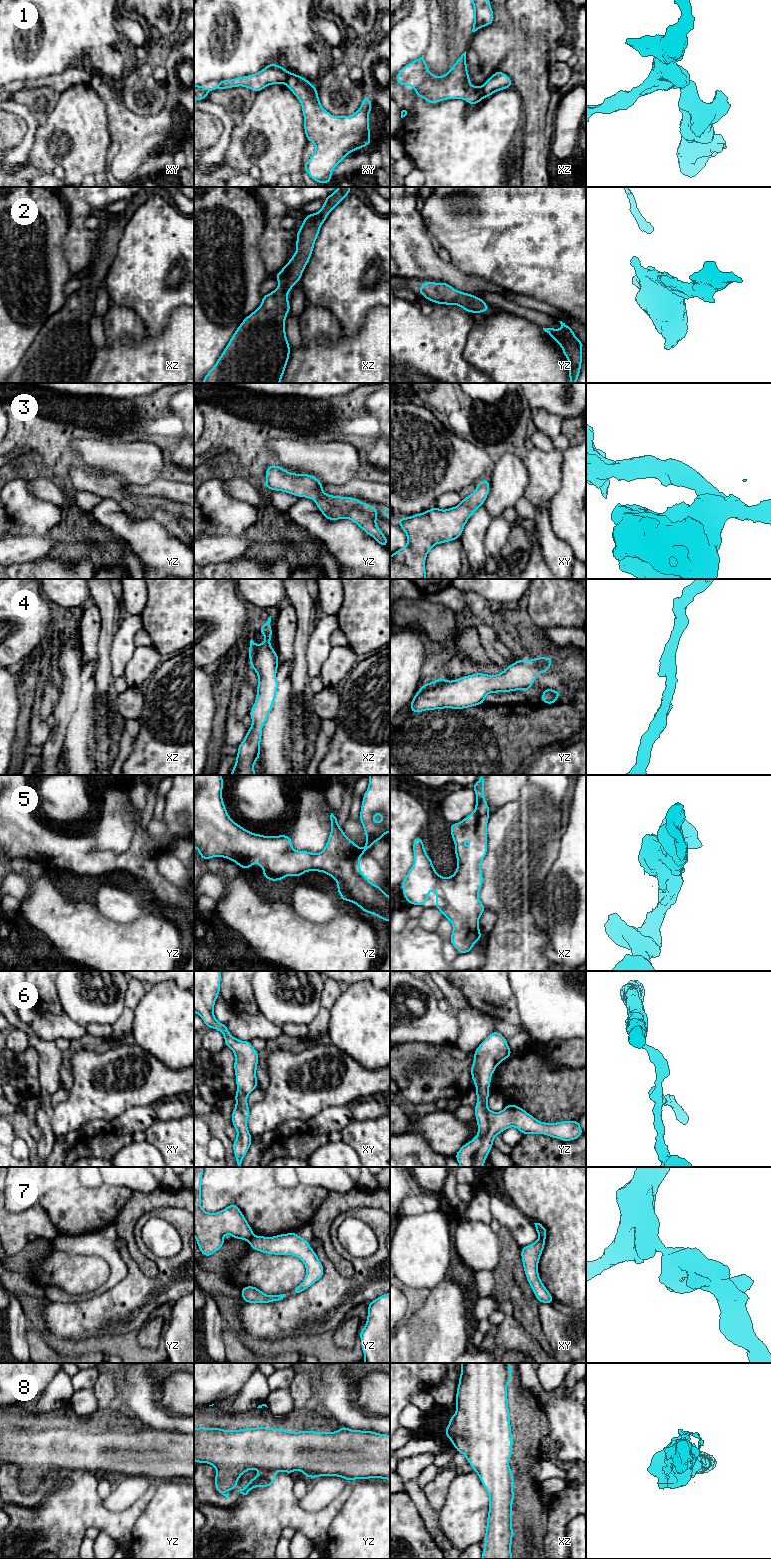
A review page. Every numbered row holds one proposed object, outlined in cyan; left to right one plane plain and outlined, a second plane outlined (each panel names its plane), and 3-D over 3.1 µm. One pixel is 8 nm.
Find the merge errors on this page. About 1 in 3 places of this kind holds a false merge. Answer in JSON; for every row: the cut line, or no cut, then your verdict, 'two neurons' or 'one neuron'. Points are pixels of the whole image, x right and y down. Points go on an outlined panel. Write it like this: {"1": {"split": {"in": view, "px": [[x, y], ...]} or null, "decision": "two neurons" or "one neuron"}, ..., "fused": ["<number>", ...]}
{"1": {"split": {"in": "xy", "px": [[288, 72], [288, 77], [284, 83]]}, "decision": "two neurons"}, "2": {"split": null, "decision": "one neuron"}, "3": {"split": null, "decision": "one neuron"}, "4": {"split": null, "decision": "one neuron"}, "5": {"split": null, "decision": "one neuron"}, "6": {"split": null, "decision": "one neuron"}, "7": {"split": {"in": "yz", "px": [[253, 1235], [248, 1240]]}, "decision": "two neurons"}, "8": {"split": null, "decision": "one neuron"}, "fused": ["1", "7"]}

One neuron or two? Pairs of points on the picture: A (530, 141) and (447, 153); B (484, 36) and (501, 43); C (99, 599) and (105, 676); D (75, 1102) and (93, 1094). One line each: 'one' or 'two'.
A: two
B: one
C: one
D: one

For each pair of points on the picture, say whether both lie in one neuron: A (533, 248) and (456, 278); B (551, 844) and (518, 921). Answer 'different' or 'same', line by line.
A: different
B: same

